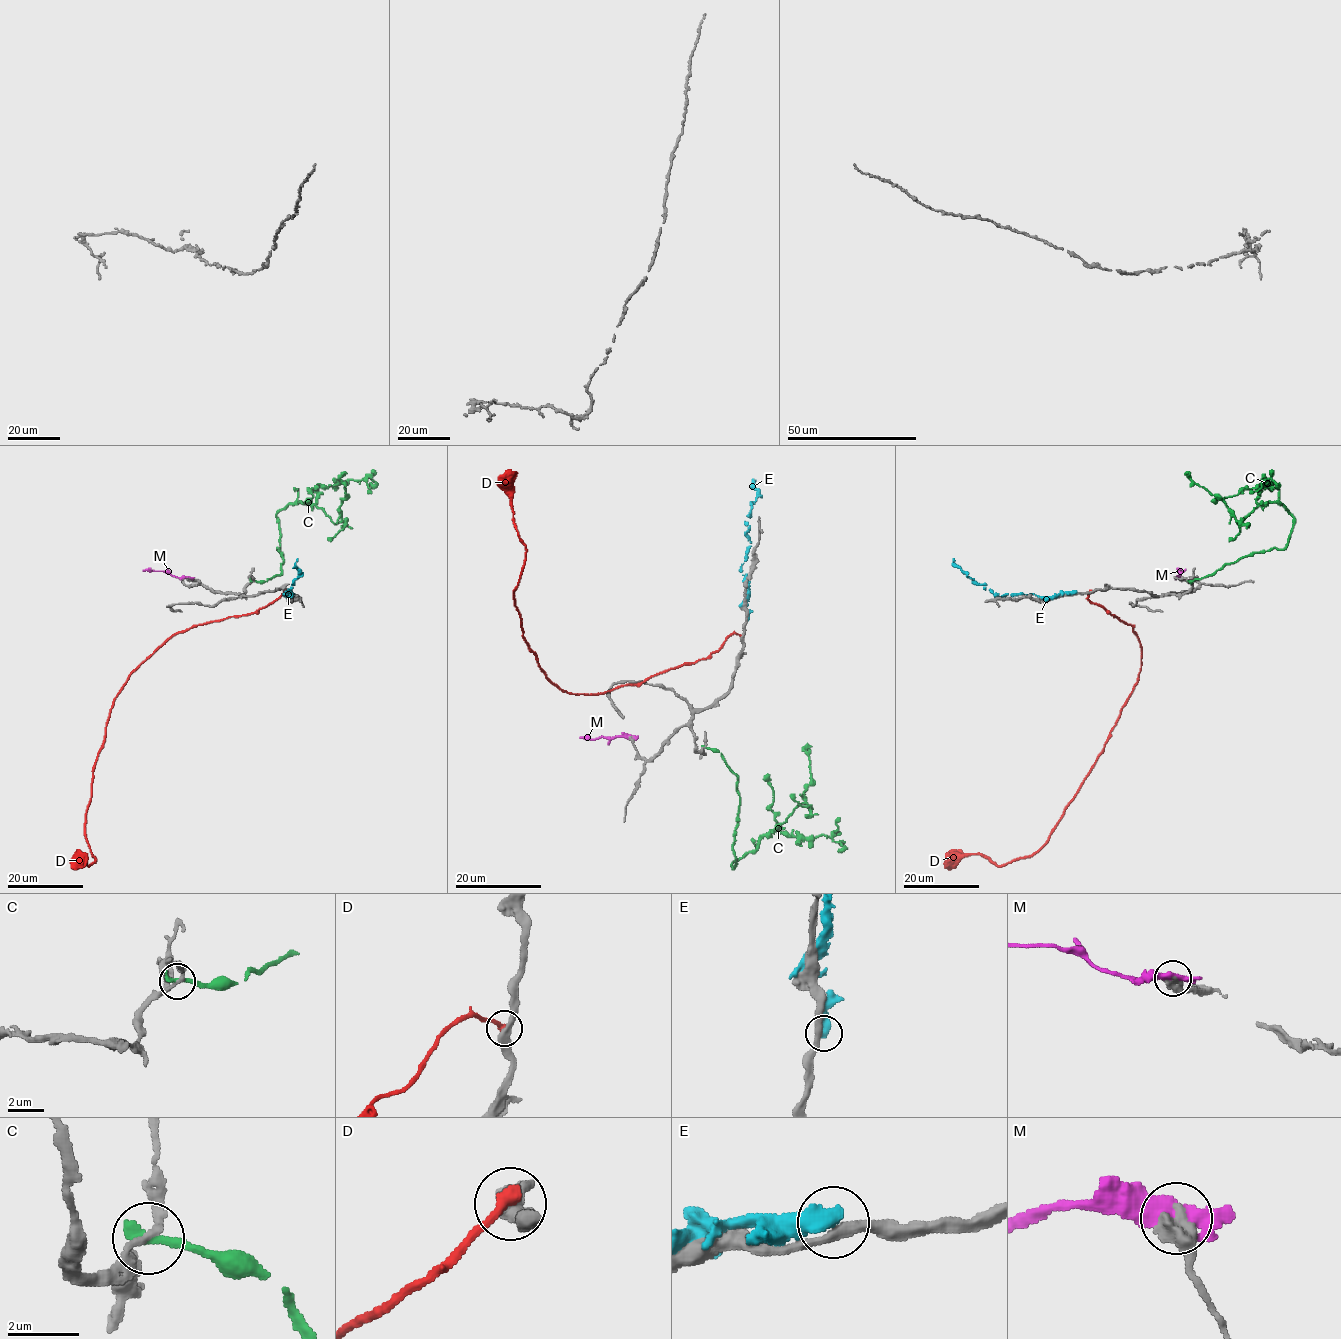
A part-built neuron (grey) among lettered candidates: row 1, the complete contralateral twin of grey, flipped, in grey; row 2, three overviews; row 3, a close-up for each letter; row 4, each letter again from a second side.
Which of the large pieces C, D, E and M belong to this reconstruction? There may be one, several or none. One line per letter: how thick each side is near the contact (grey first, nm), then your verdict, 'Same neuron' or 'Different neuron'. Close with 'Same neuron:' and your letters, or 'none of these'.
C: Thickness 190 nm (grey) against 320 nm. Different neuron
D: Thickness 400 nm (grey) against 400 nm. Different neuron
E: Thickness 280 nm (grey) against 500 nm. Different neuron
M: Thickness 440 nm (grey) against 400 nm. Different neuron
Same neuron: none of these

